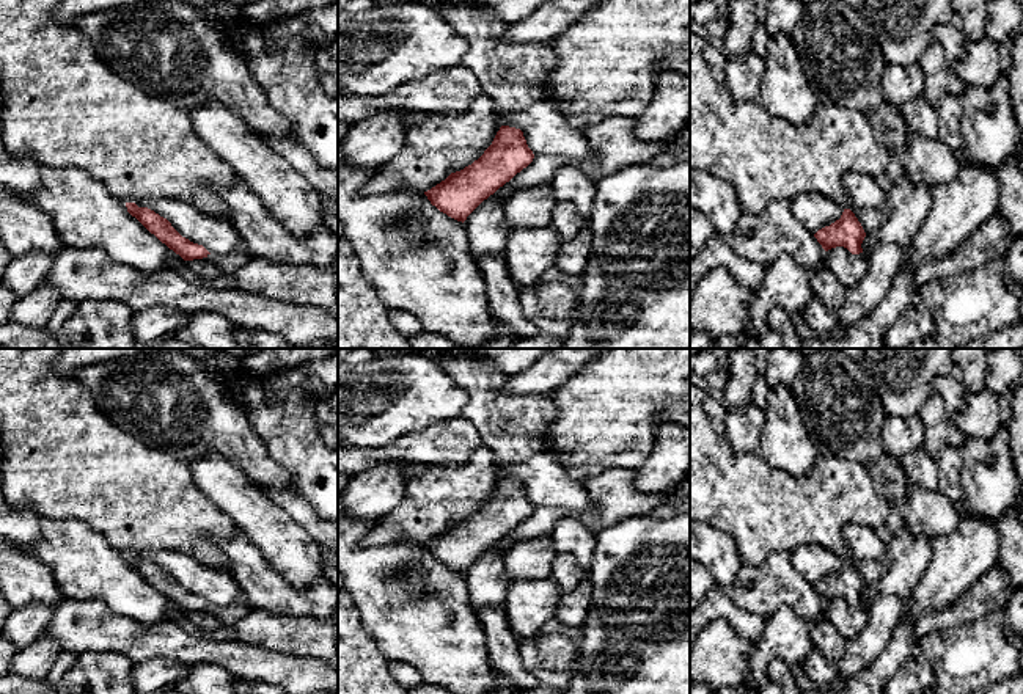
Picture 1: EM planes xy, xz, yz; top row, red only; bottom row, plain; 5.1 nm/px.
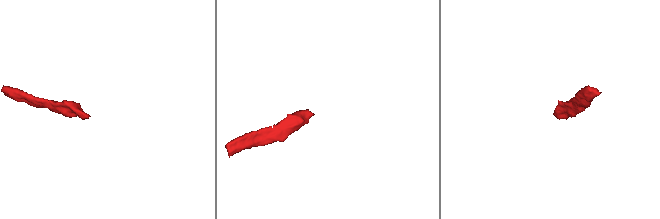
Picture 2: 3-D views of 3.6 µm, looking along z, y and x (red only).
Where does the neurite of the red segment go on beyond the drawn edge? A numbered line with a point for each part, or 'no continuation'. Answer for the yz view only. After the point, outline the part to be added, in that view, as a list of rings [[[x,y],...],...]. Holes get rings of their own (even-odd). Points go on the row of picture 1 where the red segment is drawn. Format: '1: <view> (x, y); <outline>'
no continuation

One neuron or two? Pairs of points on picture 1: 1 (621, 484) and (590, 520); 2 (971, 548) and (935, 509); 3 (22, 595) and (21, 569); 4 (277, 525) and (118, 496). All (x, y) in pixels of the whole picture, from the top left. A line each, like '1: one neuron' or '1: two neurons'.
1: one neuron
2: two neurons
3: one neuron
4: two neurons

